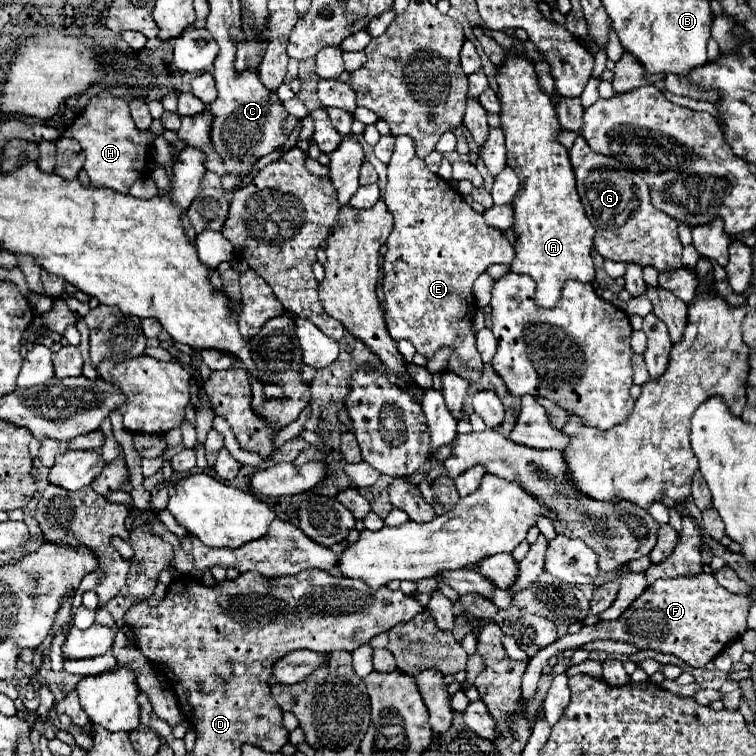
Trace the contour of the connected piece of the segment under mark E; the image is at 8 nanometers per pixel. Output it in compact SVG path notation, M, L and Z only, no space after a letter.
M411 136L395 138L383 200L395 218L383 262L385 316L391 338L409 340L425 358L431 358L439 346L455 346L457 356L451 356L449 368L469 382L477 382L483 362L475 348L471 324L475 314L471 286L487 266L509 266L515 256L513 244L499 228L485 226L485 220L461 194L447 180L433 174L425 160L415 156Z

